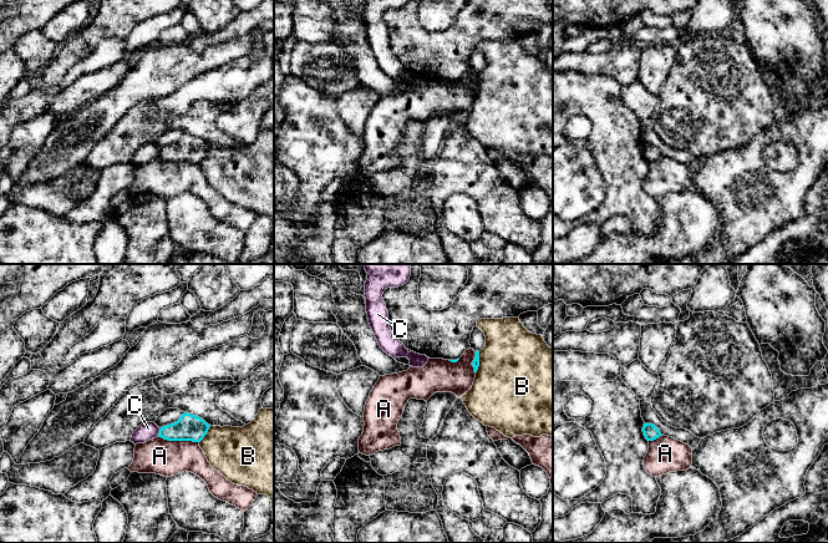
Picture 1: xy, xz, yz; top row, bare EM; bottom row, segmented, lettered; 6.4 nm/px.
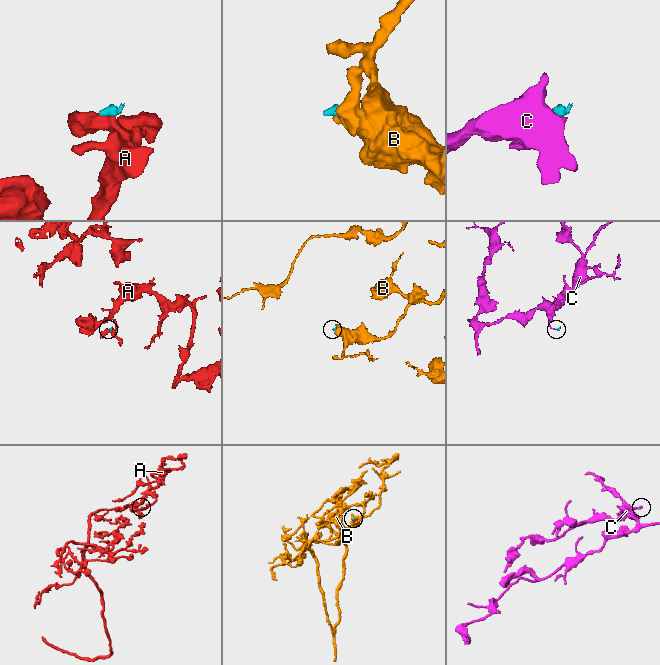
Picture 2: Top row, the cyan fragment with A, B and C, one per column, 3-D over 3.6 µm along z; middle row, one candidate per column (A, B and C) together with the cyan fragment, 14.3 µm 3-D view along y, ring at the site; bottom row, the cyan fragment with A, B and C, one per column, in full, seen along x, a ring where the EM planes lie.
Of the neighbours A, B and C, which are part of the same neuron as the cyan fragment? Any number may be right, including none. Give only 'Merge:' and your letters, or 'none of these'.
Merge: none of these

